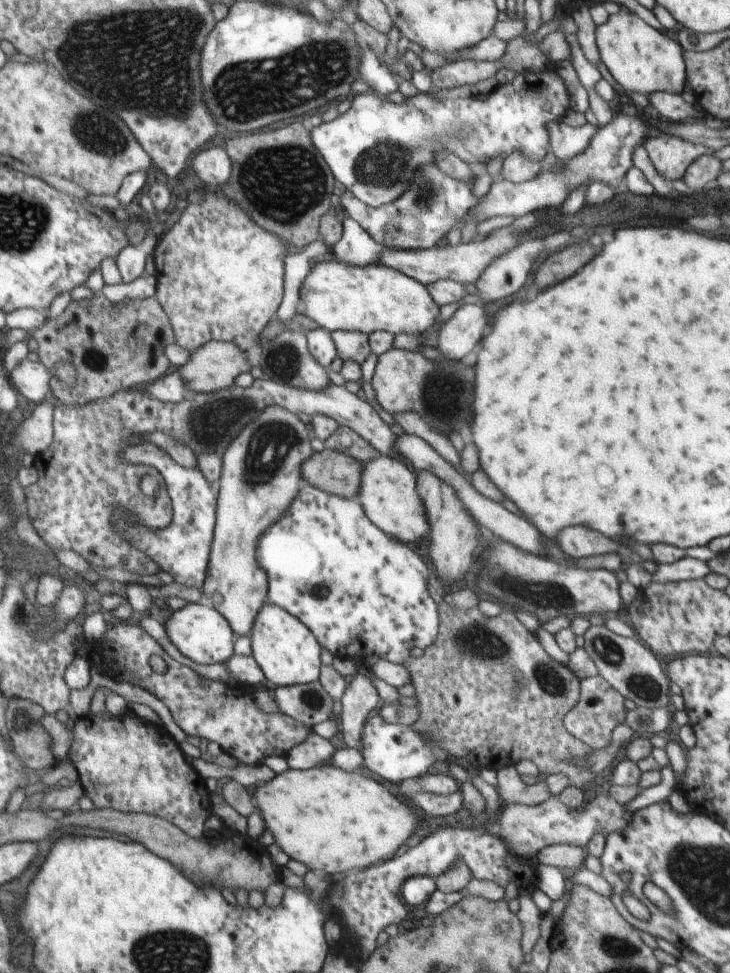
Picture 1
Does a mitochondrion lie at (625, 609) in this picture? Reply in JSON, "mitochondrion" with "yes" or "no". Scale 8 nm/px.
{"mitochondrion":"no"}

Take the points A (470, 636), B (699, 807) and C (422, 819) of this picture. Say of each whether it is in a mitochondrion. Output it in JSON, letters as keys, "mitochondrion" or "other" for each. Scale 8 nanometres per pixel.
{"A":"mitochondrion","B":"other","C":"other"}

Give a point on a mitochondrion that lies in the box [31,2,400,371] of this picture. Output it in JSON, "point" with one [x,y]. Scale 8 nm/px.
{"point":[156,44]}

